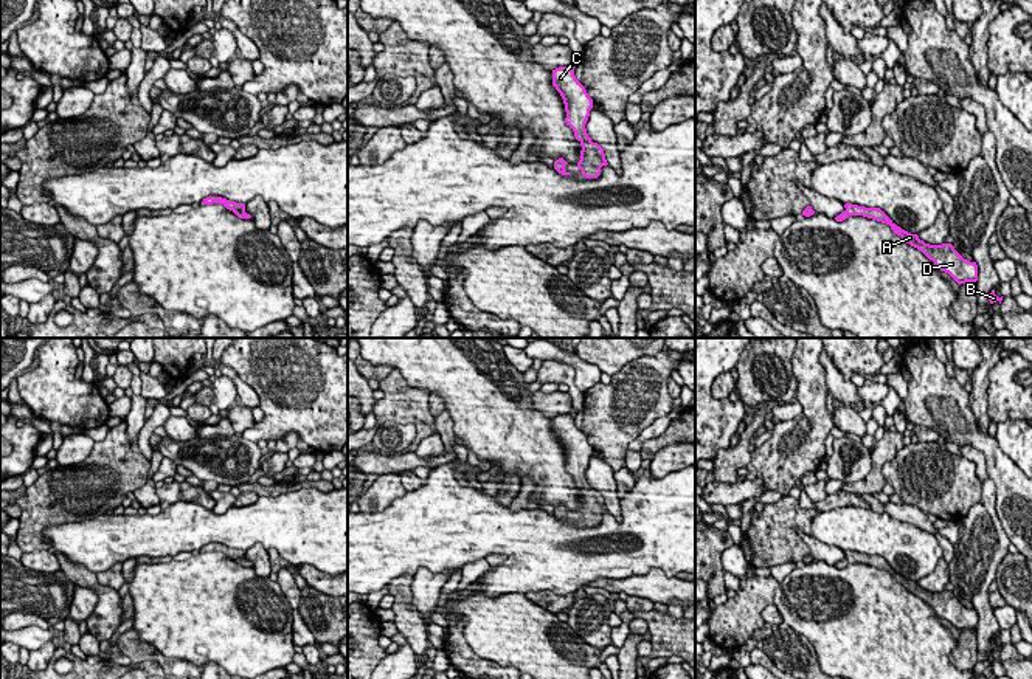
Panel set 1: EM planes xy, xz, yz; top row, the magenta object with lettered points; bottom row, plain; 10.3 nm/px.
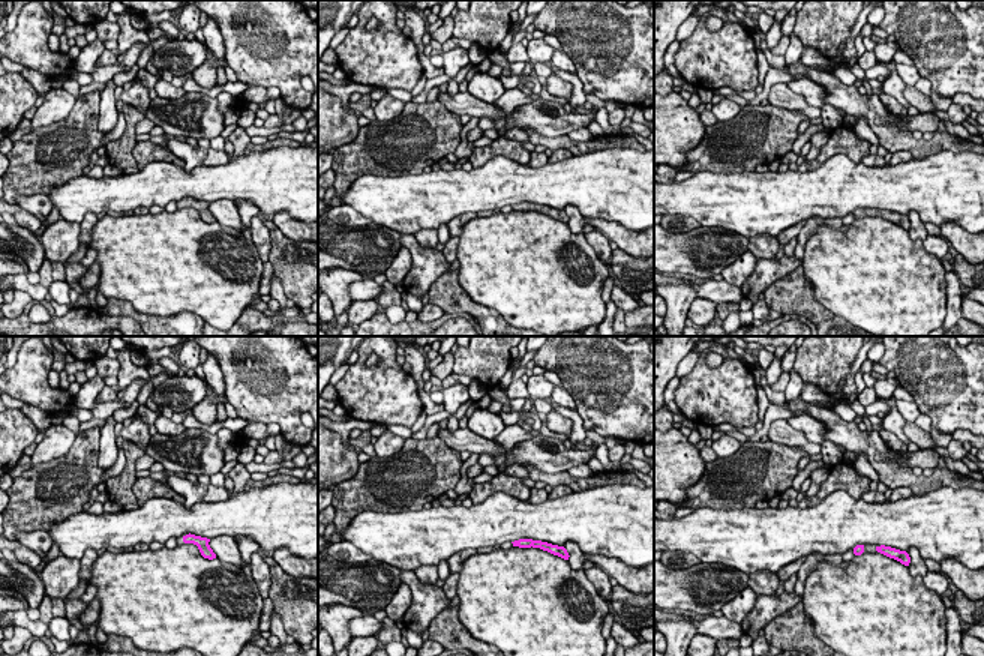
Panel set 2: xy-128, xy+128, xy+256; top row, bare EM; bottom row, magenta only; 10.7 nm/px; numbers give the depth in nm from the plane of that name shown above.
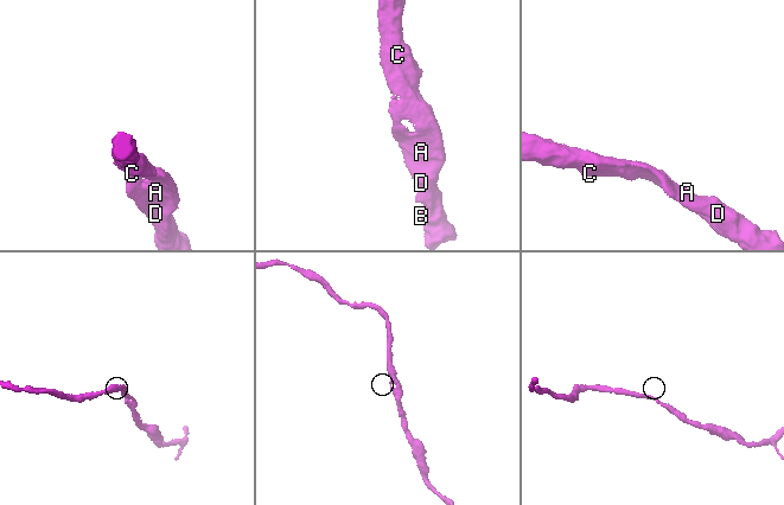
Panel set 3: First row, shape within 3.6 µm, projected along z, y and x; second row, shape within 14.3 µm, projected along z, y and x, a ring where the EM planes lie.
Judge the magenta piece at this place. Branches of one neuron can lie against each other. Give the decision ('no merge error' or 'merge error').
no merge error

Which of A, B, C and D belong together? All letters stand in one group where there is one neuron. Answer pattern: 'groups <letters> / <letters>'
groups A B C D

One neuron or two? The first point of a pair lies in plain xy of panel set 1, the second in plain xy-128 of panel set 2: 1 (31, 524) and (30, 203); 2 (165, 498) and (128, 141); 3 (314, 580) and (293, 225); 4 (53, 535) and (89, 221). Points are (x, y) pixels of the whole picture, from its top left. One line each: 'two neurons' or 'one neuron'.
1: two neurons
2: two neurons
3: one neuron
4: two neurons

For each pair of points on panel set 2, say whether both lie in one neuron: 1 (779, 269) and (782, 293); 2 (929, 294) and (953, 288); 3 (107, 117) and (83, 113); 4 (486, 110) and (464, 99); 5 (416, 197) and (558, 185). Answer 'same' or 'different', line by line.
1: different
2: different
3: different
4: same
5: same

